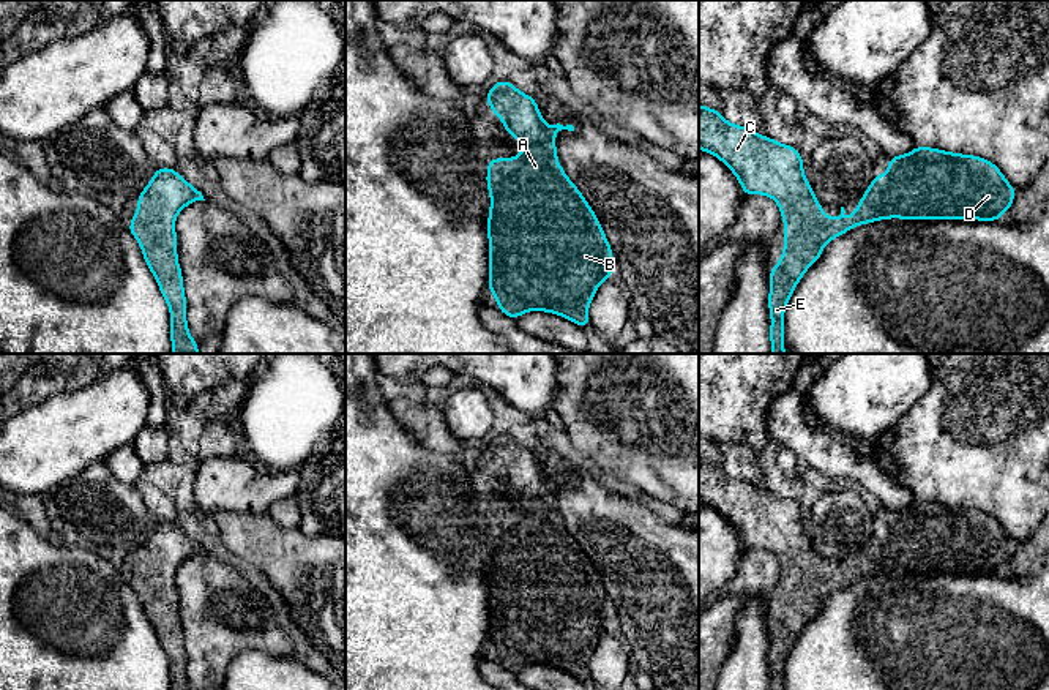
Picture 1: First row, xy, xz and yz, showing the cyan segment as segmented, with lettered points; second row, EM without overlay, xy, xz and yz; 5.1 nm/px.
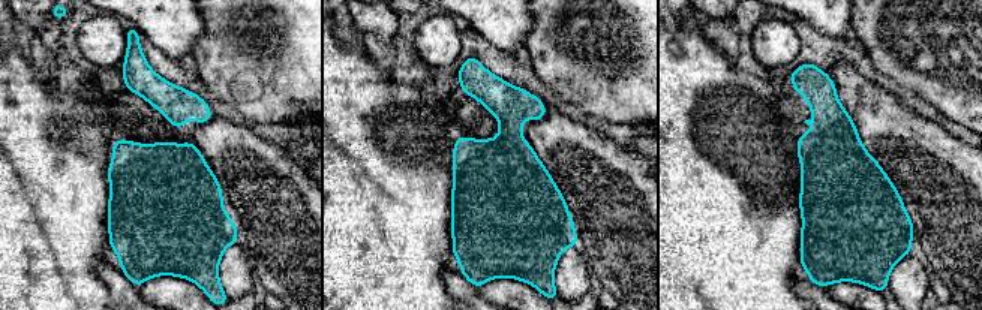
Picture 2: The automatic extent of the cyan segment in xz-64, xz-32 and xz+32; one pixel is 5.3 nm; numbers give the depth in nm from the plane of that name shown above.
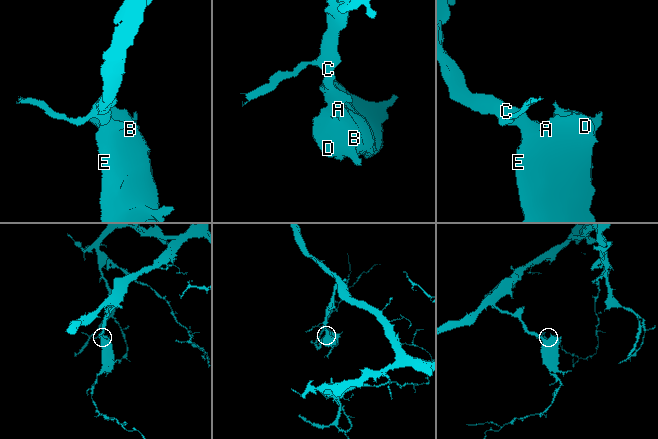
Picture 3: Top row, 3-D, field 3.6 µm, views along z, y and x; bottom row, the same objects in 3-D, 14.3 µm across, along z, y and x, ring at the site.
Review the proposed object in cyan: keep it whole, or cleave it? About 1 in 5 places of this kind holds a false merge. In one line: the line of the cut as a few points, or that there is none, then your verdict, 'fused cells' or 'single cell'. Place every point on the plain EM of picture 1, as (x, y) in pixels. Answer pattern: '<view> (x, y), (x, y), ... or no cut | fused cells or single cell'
no cut | single cell

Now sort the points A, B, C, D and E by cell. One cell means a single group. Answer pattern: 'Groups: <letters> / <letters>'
Groups: A B C D E

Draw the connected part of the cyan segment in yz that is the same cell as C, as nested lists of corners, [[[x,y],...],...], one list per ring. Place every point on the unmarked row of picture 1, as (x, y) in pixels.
[[[699,458],[699,504],[718,510],[738,532],[745,549],[765,548],[776,554],[784,572],[784,608],[778,613],[778,621],[770,622],[770,651],[768,662],[771,669],[770,690],[784,690],[784,665],[790,654],[793,643],[804,628],[804,625],[817,616],[823,600],[834,591],[864,576],[875,576],[883,572],[904,573],[981,573],[999,575],[1005,564],[1010,564],[1016,543],[1008,537],[999,521],[980,510],[950,507],[929,501],[915,501],[910,507],[902,510],[890,510],[888,526],[885,529],[875,527],[872,537],[868,540],[864,549],[858,554],[853,570],[844,572],[844,561],[841,561],[839,572],[828,572],[823,568],[820,556],[812,546],[812,540],[806,535],[803,527],[803,512],[792,499],[782,499],[767,489],[759,489],[754,483],[740,478],[732,478],[724,474],[719,464],[713,464]]]

